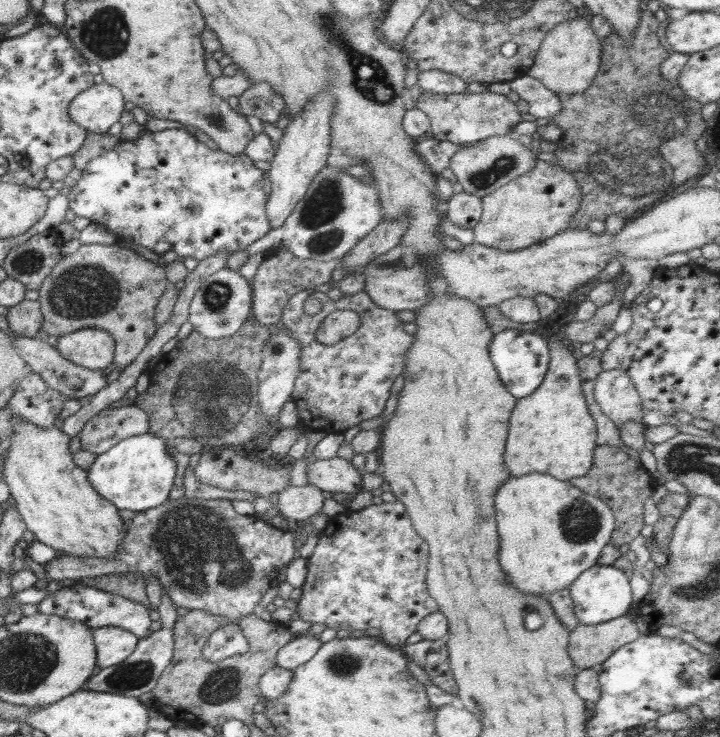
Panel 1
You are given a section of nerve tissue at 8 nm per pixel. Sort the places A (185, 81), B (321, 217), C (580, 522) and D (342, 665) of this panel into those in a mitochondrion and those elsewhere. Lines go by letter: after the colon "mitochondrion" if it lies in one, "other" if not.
A: other
B: mitochondrion
C: mitochondrion
D: mitochondrion

